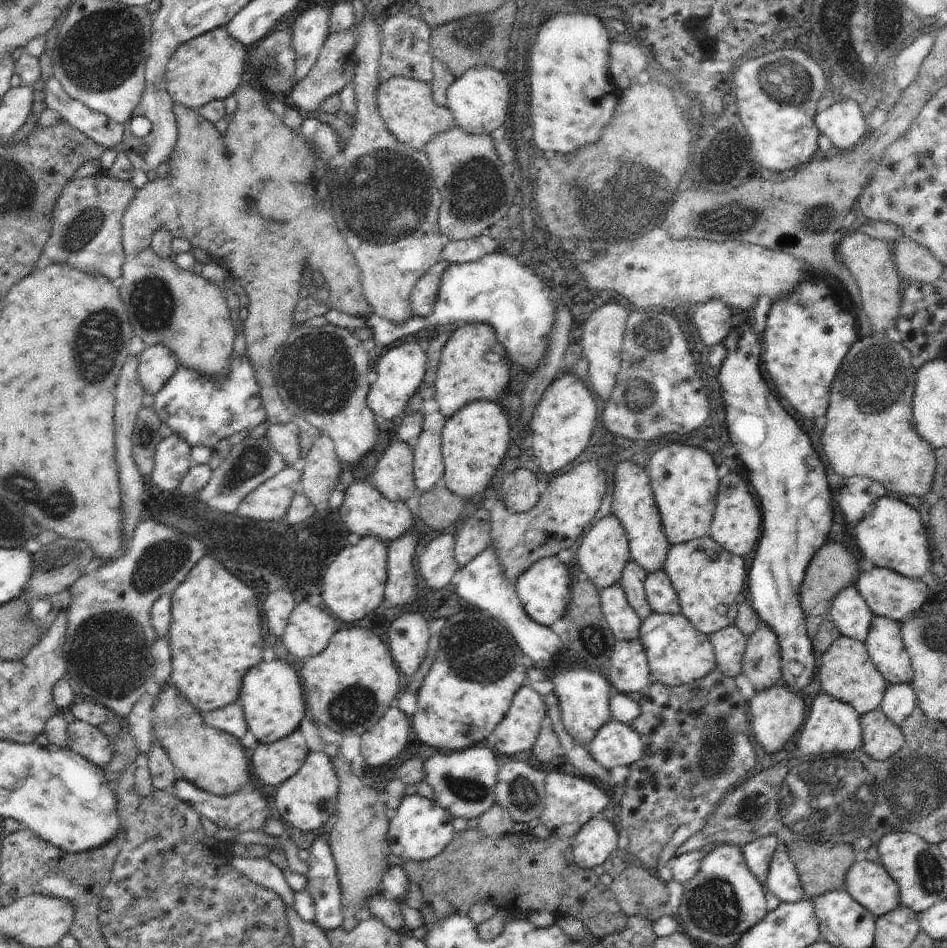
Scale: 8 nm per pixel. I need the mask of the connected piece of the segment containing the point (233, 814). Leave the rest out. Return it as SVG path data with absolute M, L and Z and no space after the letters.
M178 778L174 781L172 789L170 790L176 798L188 803L200 816L207 816L216 822L219 828L234 828L240 831L258 831L264 826L265 820L274 812L268 810L267 801L260 795L258 790L241 790L234 793L232 796L221 797L209 793L208 791L198 788L189 780Z

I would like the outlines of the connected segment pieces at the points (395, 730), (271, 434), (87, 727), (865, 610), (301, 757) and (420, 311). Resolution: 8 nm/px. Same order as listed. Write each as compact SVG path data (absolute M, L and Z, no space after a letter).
M389 707L384 716L361 736L361 754L366 765L384 766L408 744L411 721L398 707Z
M295 420L290 423L276 423L271 425L264 437L279 452L280 456L291 466L300 458L300 447L298 445L299 428Z
M74 721L67 728L67 747L99 766L102 771L110 764L114 745L98 727L84 721Z
M852 584L836 595L826 617L836 625L842 636L864 642L875 615Z
M300 729L270 744L259 743L251 758L250 772L264 784L279 787L304 764L309 749Z
M441 260L416 281L412 289L412 294L410 295L414 315L426 317L434 310L442 275L450 265L448 261Z

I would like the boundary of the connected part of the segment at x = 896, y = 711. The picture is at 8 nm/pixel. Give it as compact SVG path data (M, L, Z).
M908 683L887 685L880 709L894 723L900 726L917 707L917 696Z

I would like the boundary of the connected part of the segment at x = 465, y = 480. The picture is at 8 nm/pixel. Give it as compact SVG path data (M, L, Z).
M476 401L462 407L443 426L441 451L445 471L441 484L454 494L476 500L499 470L510 446L510 426L500 402Z

